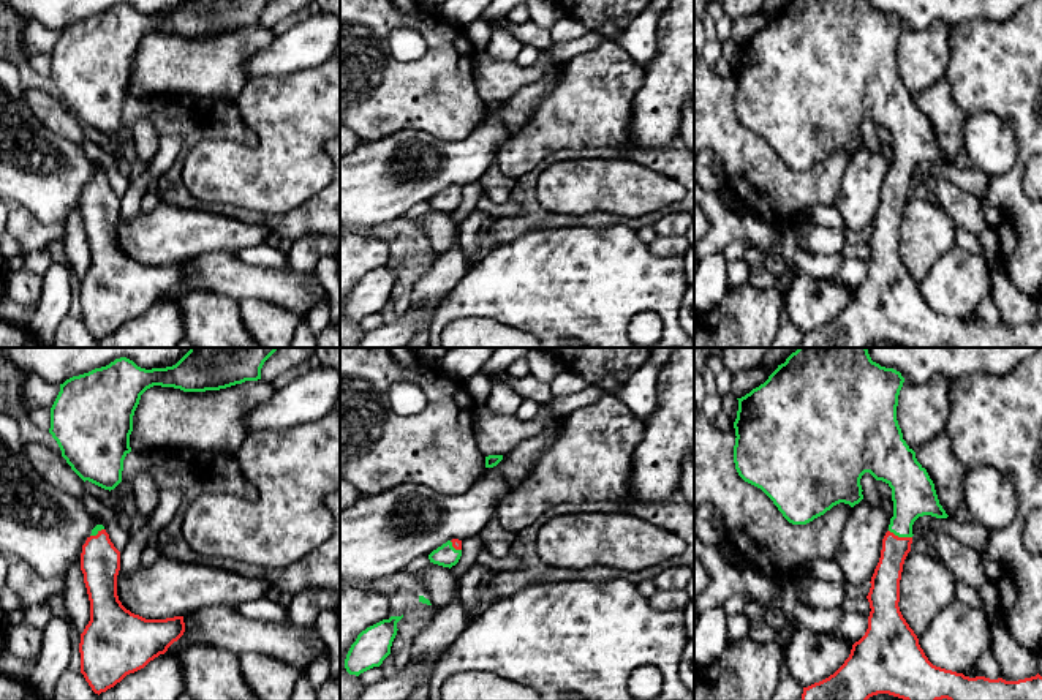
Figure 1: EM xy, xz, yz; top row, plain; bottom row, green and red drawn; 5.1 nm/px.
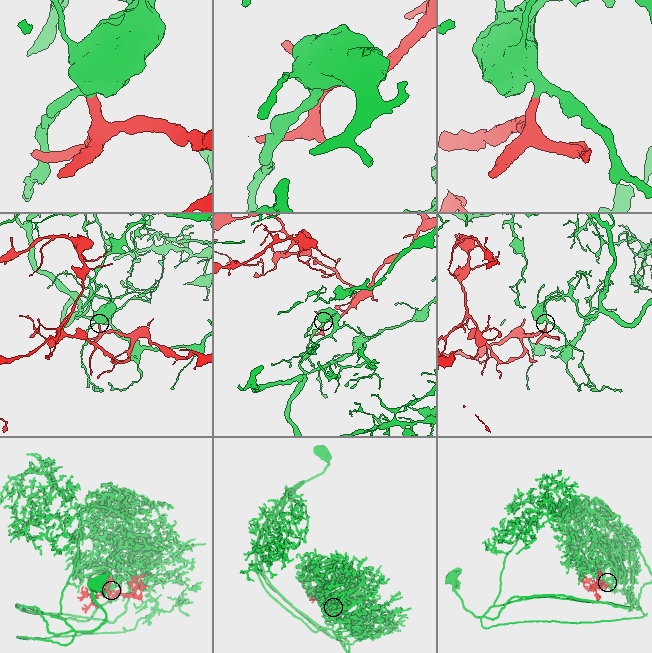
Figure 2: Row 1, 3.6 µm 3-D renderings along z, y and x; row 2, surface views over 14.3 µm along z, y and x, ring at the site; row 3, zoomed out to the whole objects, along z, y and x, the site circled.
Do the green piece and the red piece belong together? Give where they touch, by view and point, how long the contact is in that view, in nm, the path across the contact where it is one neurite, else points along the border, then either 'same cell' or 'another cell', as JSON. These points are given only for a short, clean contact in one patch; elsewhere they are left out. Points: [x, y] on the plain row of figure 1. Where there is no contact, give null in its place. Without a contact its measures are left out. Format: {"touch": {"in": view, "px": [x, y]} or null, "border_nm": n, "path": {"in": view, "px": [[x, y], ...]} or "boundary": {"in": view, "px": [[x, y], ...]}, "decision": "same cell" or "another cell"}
{"touch": {"in": "yz", "px": [900, 182]}, "border_nm": 130, "path": {"in": "yz", "px": [[913, 138], [900, 173], [900, 182], [886, 226]]}, "decision": "same cell"}

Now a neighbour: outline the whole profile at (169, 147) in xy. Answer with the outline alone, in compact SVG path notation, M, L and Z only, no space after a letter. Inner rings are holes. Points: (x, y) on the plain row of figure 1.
M161 136L153 160L144 166L141 177L130 180L128 191L120 198L120 216L134 218L141 213L141 199L153 179L161 179L182 152L180 136Z

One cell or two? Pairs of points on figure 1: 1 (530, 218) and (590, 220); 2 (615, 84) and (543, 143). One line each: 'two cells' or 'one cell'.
1: one cell
2: one cell

